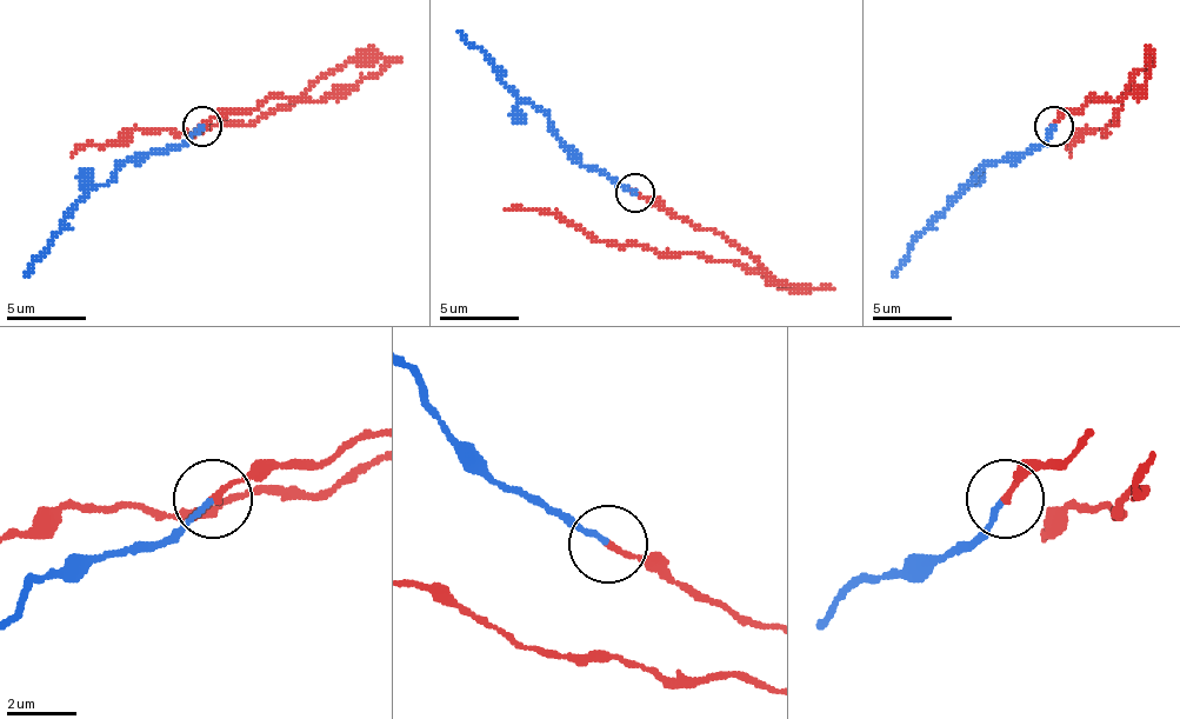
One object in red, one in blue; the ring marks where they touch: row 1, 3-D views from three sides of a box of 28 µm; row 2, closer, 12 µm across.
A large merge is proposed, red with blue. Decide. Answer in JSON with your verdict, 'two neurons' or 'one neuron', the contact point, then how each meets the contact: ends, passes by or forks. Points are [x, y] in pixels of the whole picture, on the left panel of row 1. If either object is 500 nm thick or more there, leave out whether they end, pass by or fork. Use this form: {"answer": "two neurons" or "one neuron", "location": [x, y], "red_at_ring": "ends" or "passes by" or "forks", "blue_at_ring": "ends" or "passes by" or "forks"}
{"answer": "two neurons", "location": [201, 126], "red_at_ring": "ends", "blue_at_ring": "ends"}

